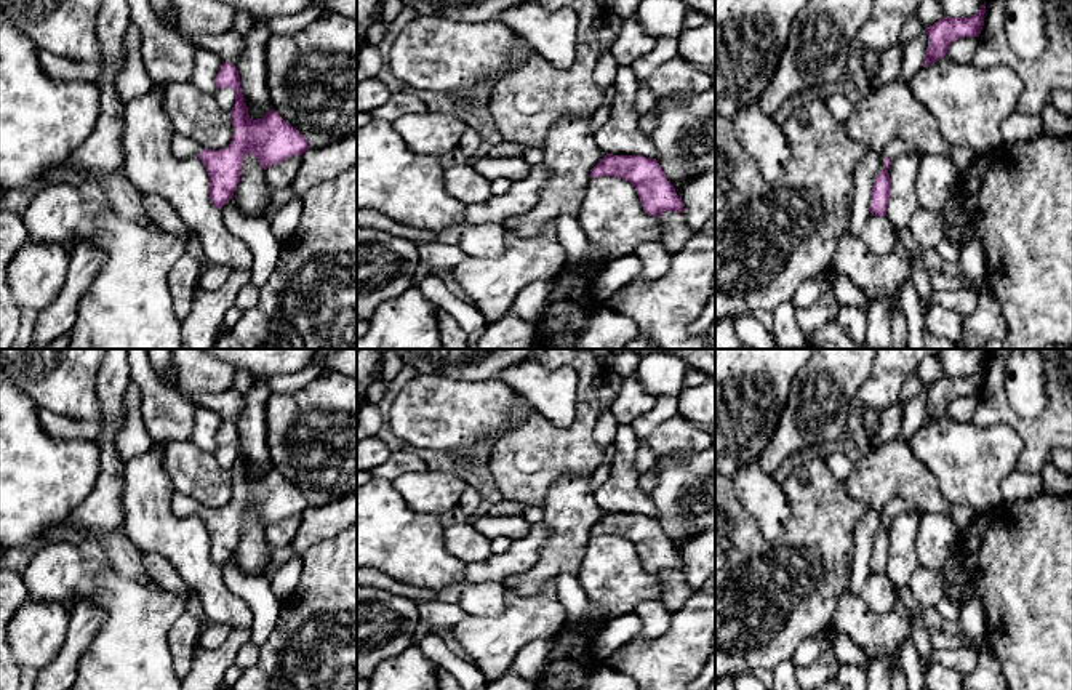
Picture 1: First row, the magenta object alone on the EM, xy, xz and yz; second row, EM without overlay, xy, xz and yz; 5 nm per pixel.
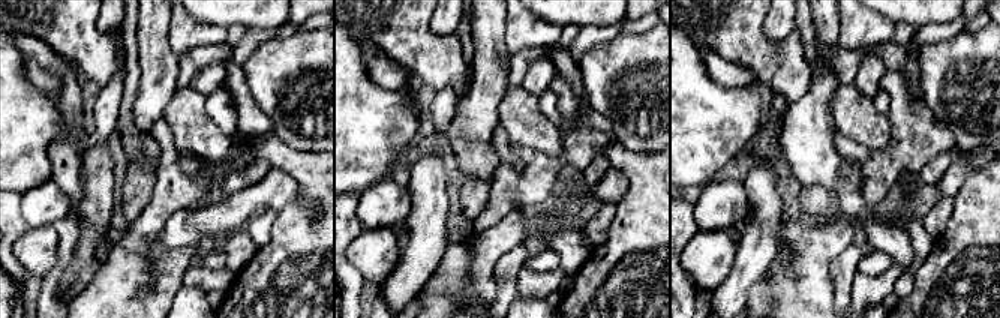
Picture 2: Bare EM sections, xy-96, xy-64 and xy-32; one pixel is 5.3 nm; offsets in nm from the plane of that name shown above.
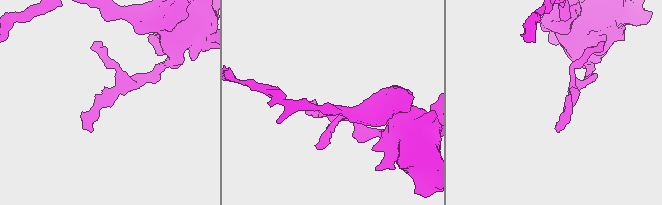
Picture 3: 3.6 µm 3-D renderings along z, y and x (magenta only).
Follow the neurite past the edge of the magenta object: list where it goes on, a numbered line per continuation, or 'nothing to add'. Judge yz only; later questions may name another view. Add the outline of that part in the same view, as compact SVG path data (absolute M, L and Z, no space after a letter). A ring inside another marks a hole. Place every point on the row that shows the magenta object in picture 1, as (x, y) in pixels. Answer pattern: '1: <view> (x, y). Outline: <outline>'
1: yz (895, 149). Outline: M894 139L890 144L886 144L882 154L883 157L888 157L890 162L894 162L896 158L904 157L904 155L912 155L918 158L918 154L915 152L915 149L899 139Z

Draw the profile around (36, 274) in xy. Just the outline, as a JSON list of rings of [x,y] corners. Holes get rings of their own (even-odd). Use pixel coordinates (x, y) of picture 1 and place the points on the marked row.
[[[27,240],[8,264],[11,296],[21,311],[45,309],[66,282],[70,251],[62,245]]]

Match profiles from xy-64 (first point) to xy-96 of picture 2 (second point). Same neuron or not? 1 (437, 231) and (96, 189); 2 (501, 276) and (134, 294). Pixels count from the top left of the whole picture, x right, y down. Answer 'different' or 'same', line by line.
1: same
2: same

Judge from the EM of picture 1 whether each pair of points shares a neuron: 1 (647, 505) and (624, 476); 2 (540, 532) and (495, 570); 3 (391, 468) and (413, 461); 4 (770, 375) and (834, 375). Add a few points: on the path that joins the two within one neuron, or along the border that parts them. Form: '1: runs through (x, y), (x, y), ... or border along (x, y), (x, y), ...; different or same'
1: runs through (639, 498), (624, 484); same
2: runs through (530, 543), (506, 565); same
3: runs through (396, 466), (408, 461); same
4: border along (805, 365), (796, 377), (783, 410); different

